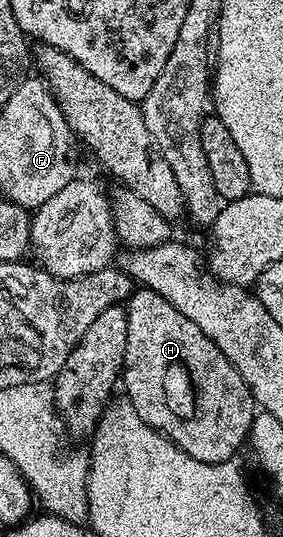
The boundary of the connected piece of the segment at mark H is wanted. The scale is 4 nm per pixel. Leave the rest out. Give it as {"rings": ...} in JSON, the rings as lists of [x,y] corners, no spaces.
{"rings":[[[143,286],[131,288],[126,303],[128,319],[128,341],[125,344],[122,375],[134,373],[134,379],[148,379],[160,387],[160,415],[158,423],[148,423],[158,433],[164,434],[178,449],[198,462],[220,465],[235,458],[234,454],[245,444],[250,434],[251,424],[257,412],[257,405],[251,389],[240,378],[237,366],[220,351],[207,333],[200,330],[194,321],[188,319],[168,298]]]}

